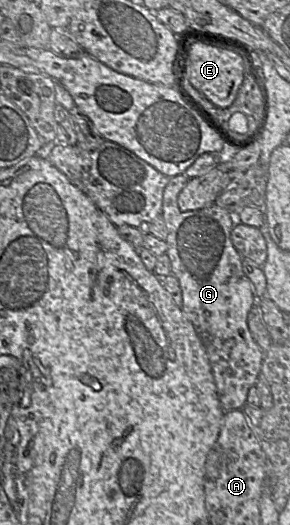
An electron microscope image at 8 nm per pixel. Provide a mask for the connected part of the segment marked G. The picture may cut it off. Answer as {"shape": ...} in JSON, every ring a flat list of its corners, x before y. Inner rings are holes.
{"shape":[[179,174,171,177,163,192,162,214,167,229,167,255,171,261,172,274,180,283,183,296,182,311,193,324,198,336,205,346,211,366,219,401,226,411,241,410,247,404,247,396,251,387,259,378,264,352,254,340,247,322,248,313,259,298,254,287,243,270,243,258,231,240,231,230,236,224,243,224,233,214,216,203,200,210,181,211,177,198,186,186,189,178]]}

